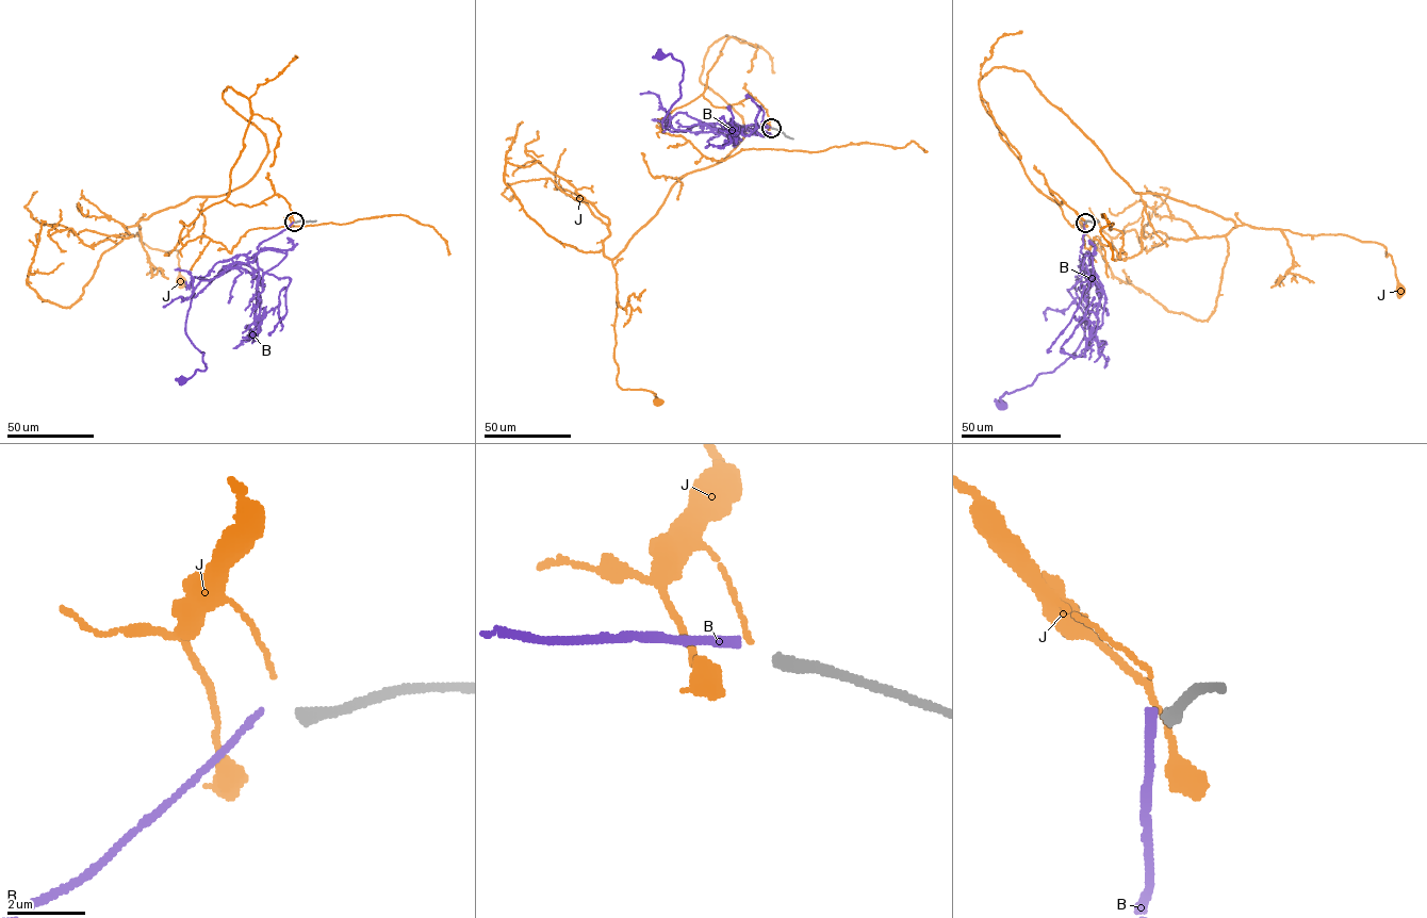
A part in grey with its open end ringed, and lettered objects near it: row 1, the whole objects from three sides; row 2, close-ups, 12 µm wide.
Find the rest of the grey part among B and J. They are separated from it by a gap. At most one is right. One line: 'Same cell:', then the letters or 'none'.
Same cell: none

